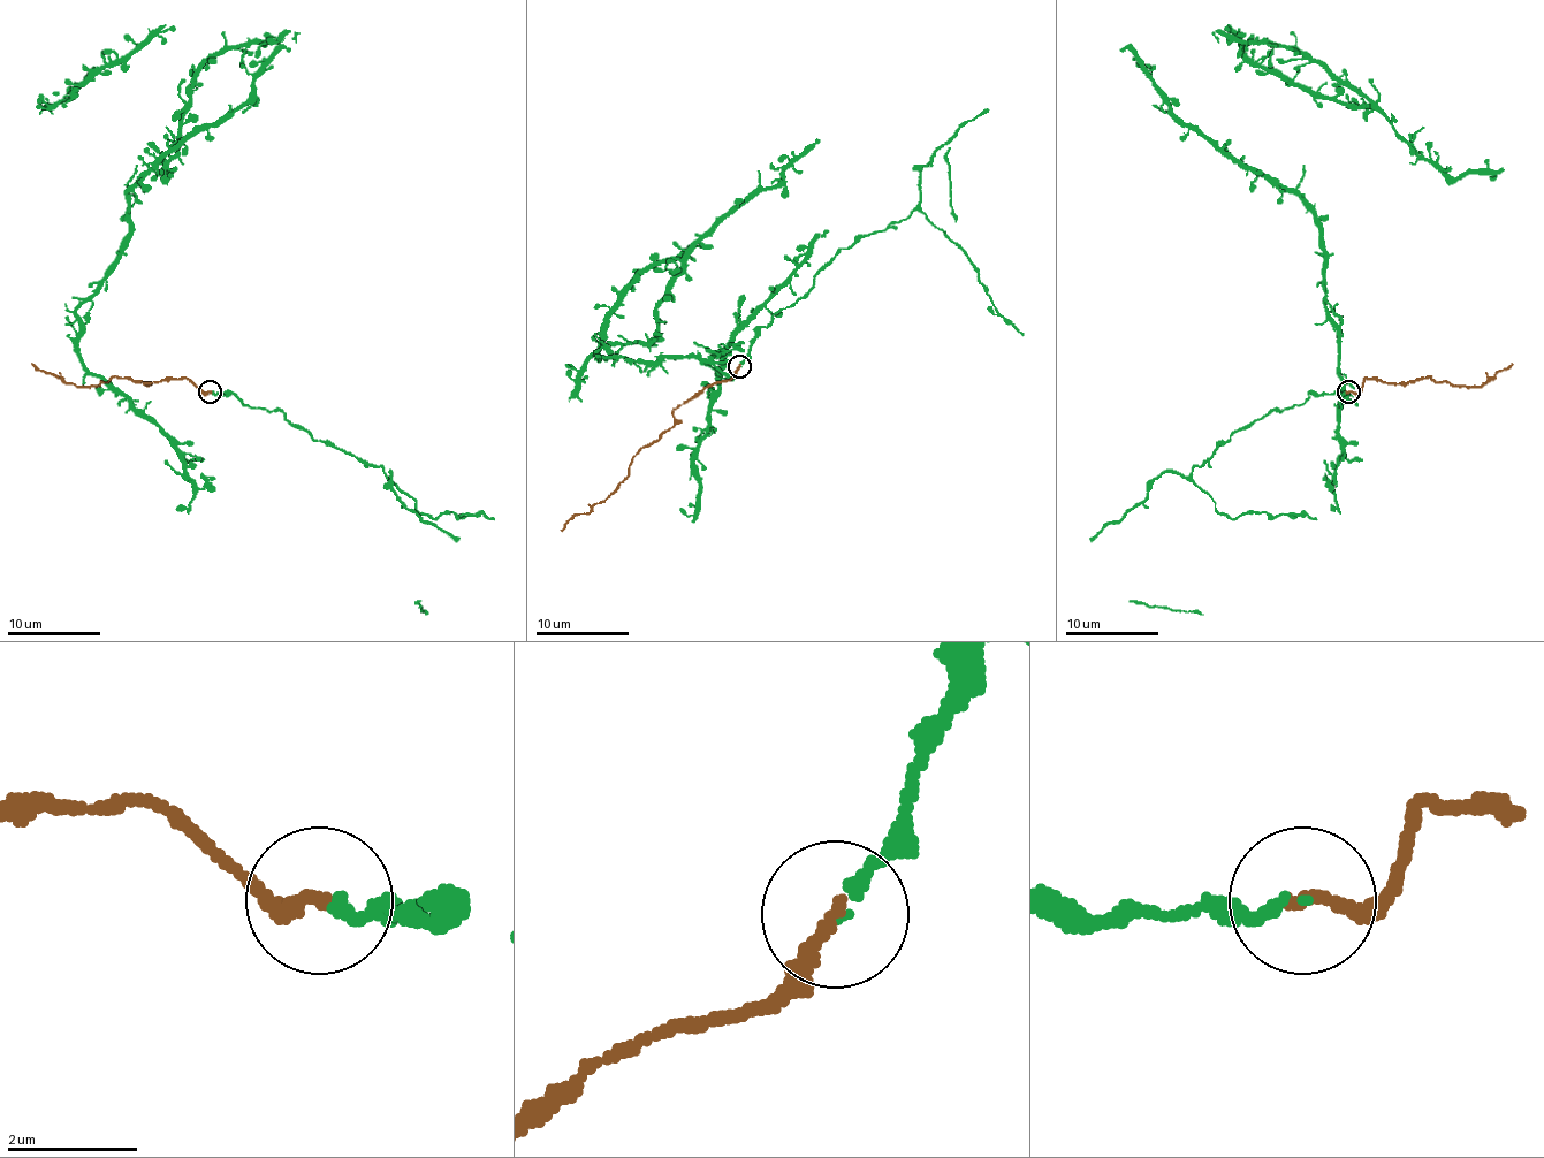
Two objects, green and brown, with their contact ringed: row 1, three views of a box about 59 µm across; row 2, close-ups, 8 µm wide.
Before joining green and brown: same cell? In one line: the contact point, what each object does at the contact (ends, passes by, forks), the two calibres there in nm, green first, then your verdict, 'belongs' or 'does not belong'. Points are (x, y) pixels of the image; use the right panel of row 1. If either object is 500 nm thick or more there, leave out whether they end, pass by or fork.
at (1348, 391); green ends there; brown ends there; 170 nm thick on the green side, 220 nm on the other; belongs

